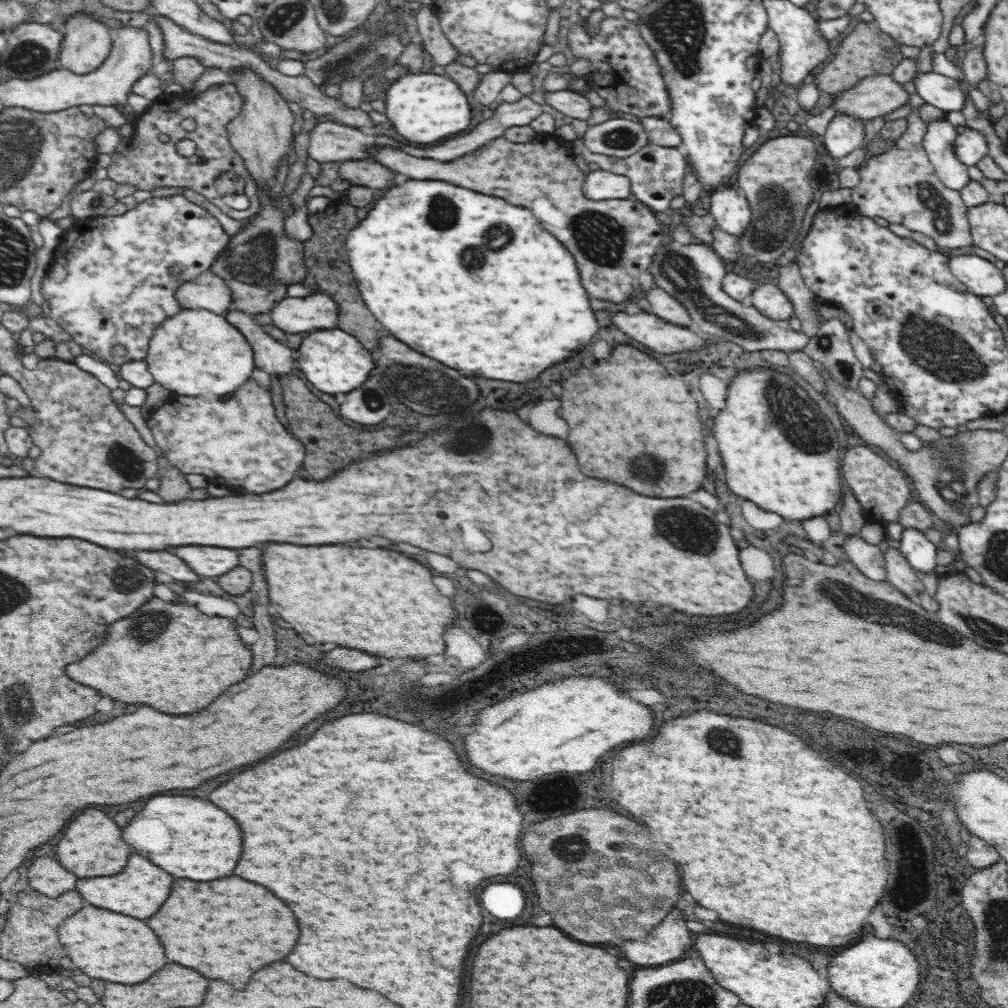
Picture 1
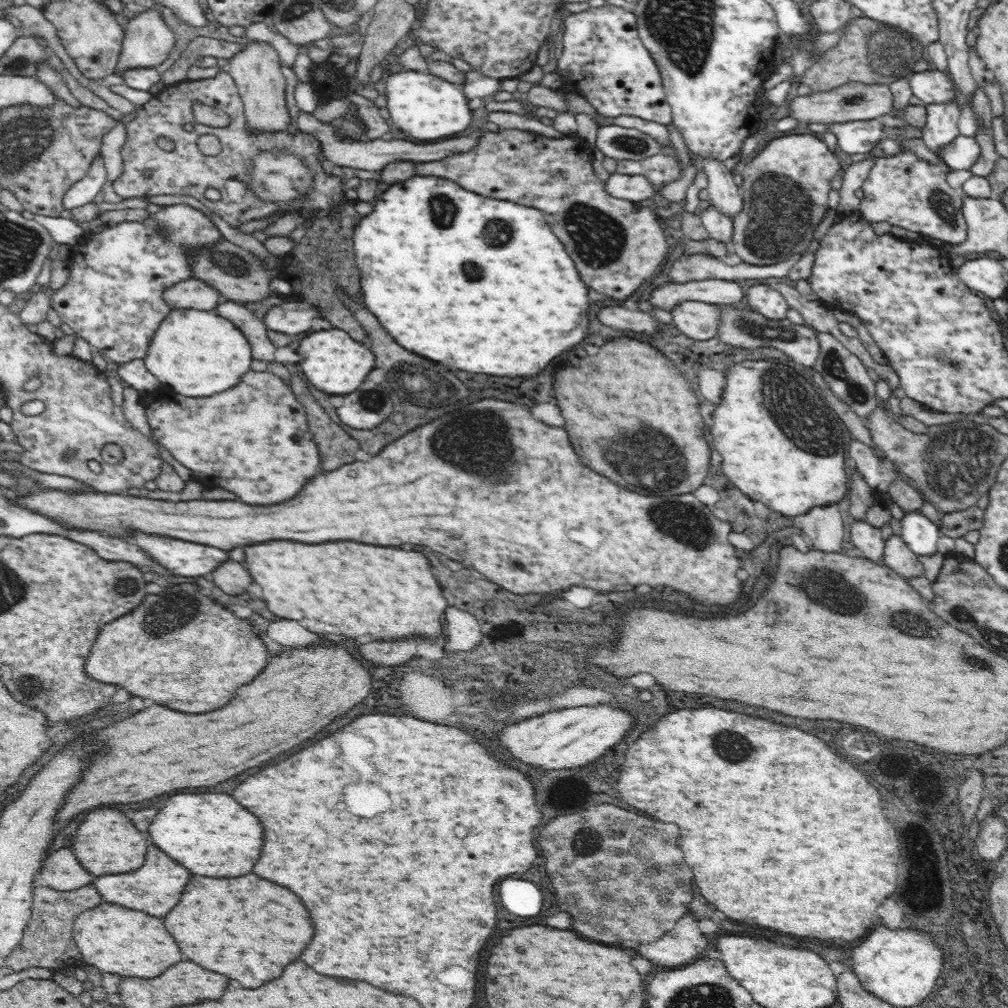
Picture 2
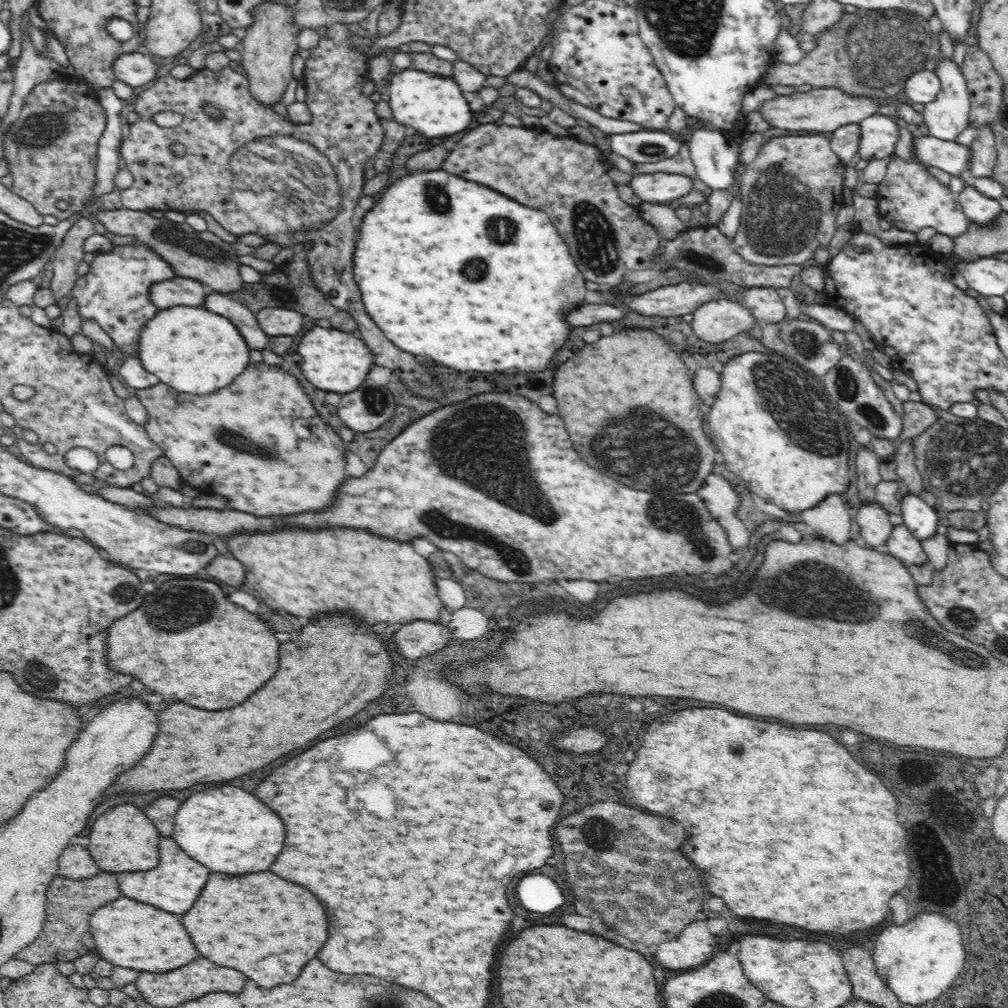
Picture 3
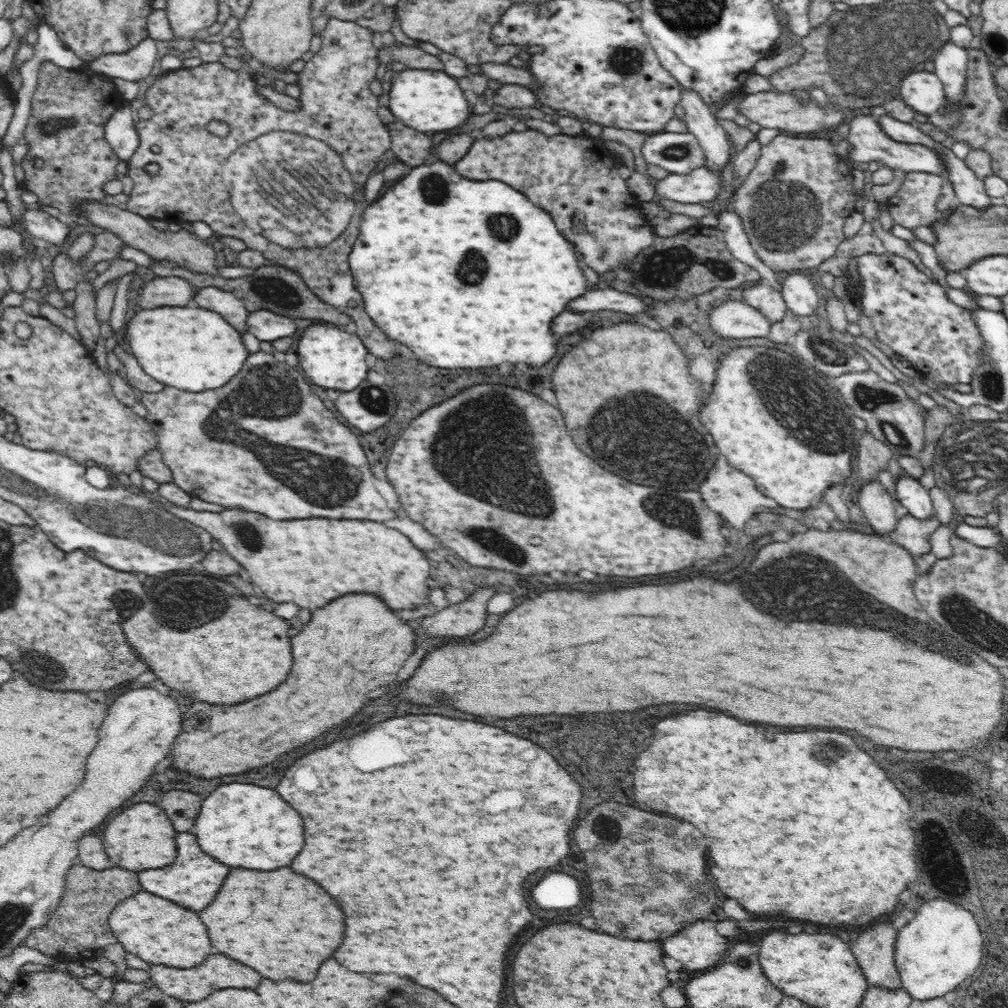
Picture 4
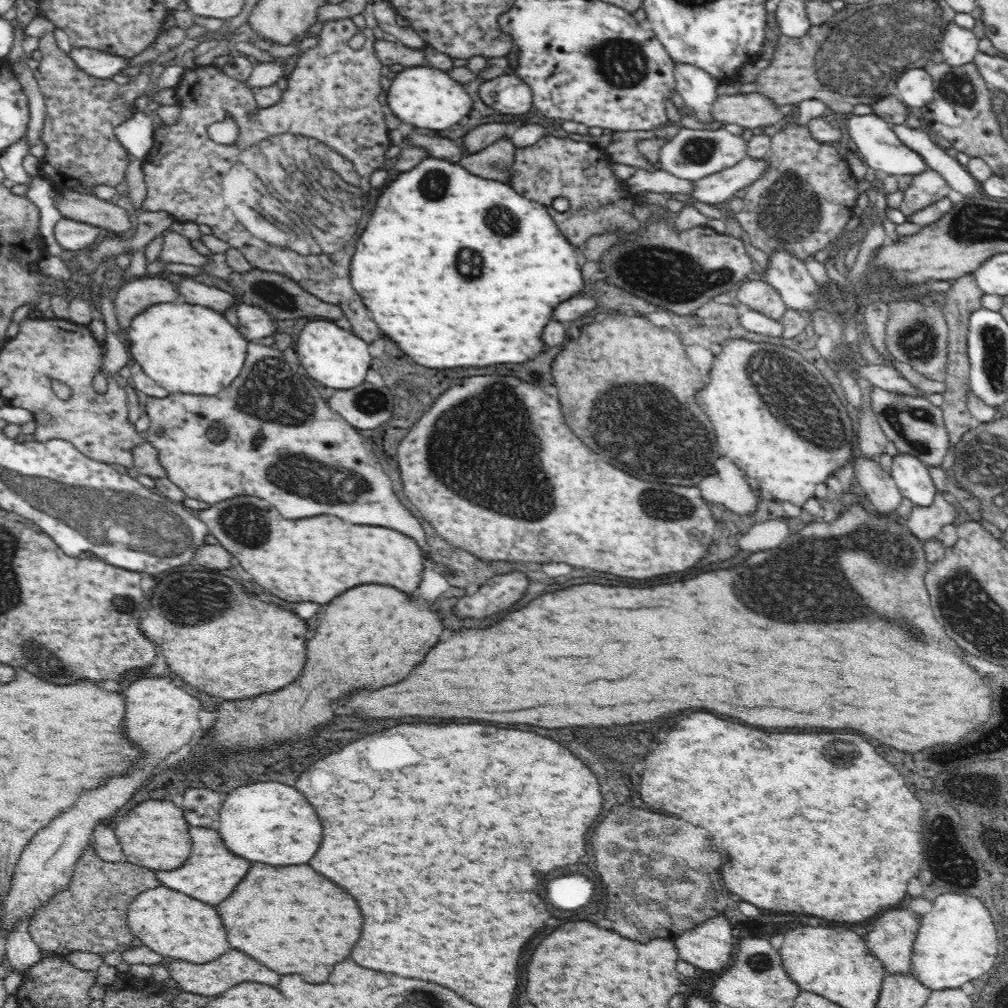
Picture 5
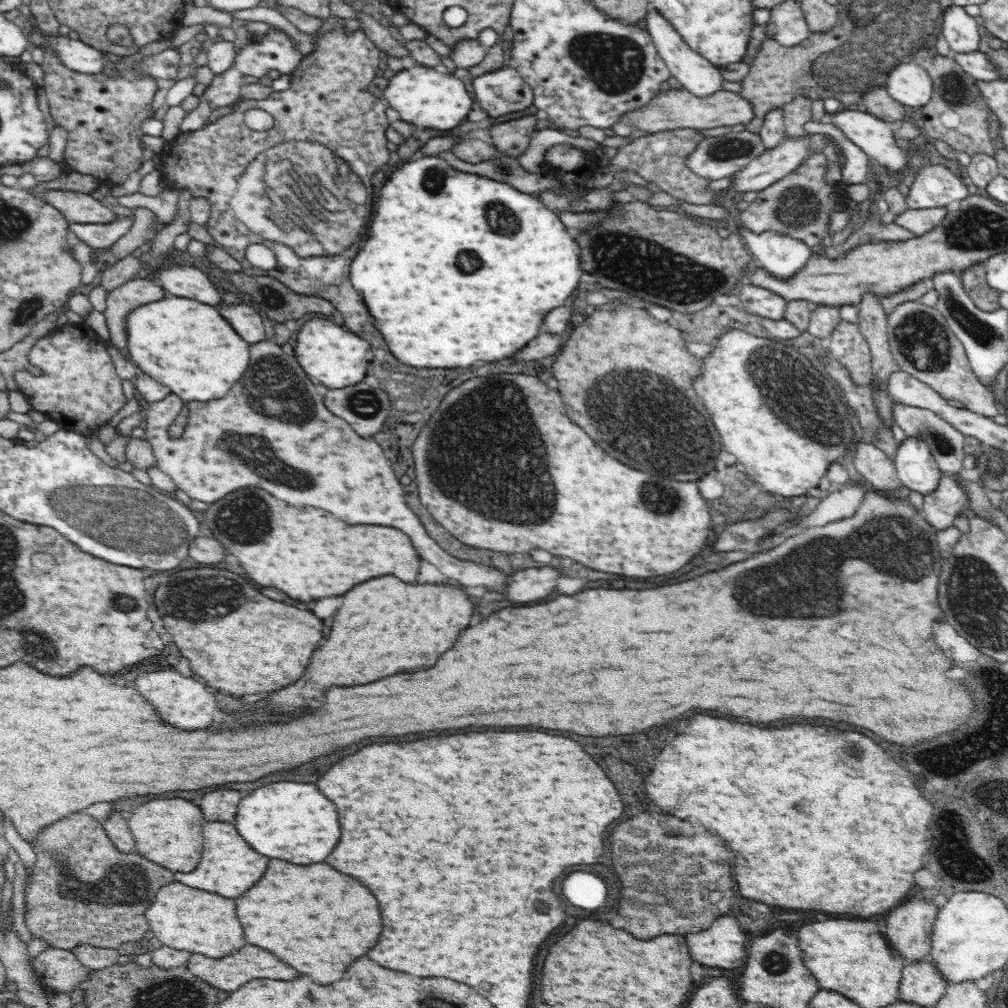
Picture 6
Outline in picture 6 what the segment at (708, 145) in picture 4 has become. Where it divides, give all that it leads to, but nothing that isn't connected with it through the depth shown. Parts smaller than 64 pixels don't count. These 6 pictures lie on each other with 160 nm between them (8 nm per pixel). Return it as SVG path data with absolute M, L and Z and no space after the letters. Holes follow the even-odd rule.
M648 7L649 12L646 14L647 32L652 36L653 43L658 50L658 55L664 60L666 67L674 78L677 78L686 91L698 96L705 97L722 90L722 75L716 66L713 66L706 58L697 54L694 50L690 50L688 45L681 40L681 35L654 11L652 7Z

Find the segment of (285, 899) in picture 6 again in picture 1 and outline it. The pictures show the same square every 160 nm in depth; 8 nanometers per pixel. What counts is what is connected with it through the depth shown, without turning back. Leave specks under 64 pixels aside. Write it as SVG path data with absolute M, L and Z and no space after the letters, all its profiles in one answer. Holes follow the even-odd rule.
M236 876L214 882L176 880L166 904L148 920L148 926L162 940L170 962L194 968L212 980L228 980L238 988L262 966L288 956L300 936L296 918L284 902Z

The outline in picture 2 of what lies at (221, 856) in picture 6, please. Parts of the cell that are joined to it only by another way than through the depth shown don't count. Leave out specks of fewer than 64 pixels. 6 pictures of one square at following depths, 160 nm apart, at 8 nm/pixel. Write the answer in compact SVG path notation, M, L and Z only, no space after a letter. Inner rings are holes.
M150 846L146 854L146 862L140 870L128 872L128 874L107 874L96 877L98 880L94 882L94 886L98 888L98 892L106 902L114 902L114 904L142 910L142 912L148 912L150 916L162 918L168 914L168 910L176 906L176 902L180 902L184 886L190 882L190 876L192 874L188 874L188 870L184 870L182 866L176 866L172 858L168 858L166 854L160 854L156 846Z

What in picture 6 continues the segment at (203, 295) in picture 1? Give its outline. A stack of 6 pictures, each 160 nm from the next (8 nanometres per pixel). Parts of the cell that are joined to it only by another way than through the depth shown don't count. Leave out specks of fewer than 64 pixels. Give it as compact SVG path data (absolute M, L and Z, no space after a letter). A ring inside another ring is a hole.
M150 276L129 280L107 292L104 316L110 332L110 341L119 349L127 348L127 314L142 306L168 296Z

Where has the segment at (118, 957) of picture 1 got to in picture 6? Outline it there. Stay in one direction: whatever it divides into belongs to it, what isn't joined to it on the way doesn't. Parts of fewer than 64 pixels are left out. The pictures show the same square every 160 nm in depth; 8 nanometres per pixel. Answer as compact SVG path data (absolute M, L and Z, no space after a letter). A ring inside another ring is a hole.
M178 881L171 882L157 890L156 896L144 912L150 922L152 932L158 940L169 948L202 954L206 958L222 958L244 948L244 930L236 918L236 902L220 898L218 894L208 894L204 890L193 889Z

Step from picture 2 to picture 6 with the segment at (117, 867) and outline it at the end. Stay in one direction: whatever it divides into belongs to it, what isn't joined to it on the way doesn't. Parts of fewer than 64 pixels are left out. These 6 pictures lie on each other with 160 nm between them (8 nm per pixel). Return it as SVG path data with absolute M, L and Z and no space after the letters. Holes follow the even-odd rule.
M172 798L172 800L152 800L138 806L130 818L128 826L138 855L176 872L192 871L201 858L202 824L206 822L202 810L190 800Z

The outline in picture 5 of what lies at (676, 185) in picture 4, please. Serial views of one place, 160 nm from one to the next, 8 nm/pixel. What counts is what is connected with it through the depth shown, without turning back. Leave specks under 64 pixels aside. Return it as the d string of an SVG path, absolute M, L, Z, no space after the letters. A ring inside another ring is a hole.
M746 157L732 168L692 181L694 192L690 196L709 205L720 204L733 197L738 190L756 182L764 174L766 166L765 159Z

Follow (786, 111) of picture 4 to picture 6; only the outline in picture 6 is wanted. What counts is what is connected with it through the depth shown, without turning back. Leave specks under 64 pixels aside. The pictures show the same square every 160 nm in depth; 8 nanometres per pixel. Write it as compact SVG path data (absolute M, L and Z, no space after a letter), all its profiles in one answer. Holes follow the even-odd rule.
M670 88L655 94L646 108L631 110L620 116L611 129L616 136L628 137L635 131L644 131L655 134L677 129L695 129L696 131L708 130L723 126L735 126L749 124L755 117L752 103L747 98L742 98L739 93L726 91L725 89L709 94L705 97L698 97L684 89Z

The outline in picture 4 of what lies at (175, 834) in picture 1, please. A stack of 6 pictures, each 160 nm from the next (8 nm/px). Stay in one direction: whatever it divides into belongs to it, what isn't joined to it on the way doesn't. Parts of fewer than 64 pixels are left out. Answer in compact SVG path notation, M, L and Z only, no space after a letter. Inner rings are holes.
M228 784L216 788L204 802L200 816L196 820L196 826L192 828L192 834L196 834L202 850L222 864L228 864L232 868L250 868L250 870L276 870L280 866L288 866L296 854L300 854L300 846L304 846L304 822L300 822L300 814L276 794L276 790L254 786L254 784Z

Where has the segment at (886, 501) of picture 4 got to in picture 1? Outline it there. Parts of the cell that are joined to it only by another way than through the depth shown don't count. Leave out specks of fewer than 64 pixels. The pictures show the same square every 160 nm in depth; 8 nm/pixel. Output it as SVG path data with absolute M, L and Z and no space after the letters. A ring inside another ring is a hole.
M852 535L847 537L843 547L848 560L854 563L854 568L864 573L868 579L887 580L884 553L878 545L870 545L860 535Z

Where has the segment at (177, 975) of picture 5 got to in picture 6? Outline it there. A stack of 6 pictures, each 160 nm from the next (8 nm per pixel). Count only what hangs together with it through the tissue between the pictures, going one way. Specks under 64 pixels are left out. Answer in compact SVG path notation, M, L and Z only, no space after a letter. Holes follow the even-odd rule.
M244 946L236 954L228 958L206 958L202 954L193 954L186 963L186 969L190 974L200 978L202 982L208 982L212 988L228 993L238 990L242 984L254 980L254 978L272 978L272 980L294 980L298 972L294 972L290 966L284 966L280 958L272 958L268 950L256 950L256 946Z

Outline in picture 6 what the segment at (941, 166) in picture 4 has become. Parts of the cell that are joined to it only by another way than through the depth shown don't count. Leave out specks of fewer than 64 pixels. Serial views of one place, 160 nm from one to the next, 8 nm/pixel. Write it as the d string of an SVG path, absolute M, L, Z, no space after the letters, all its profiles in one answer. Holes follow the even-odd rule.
M856 108L841 109L832 114L825 112L826 120L886 170L903 170L908 164L908 151L896 145L892 128L883 119Z

